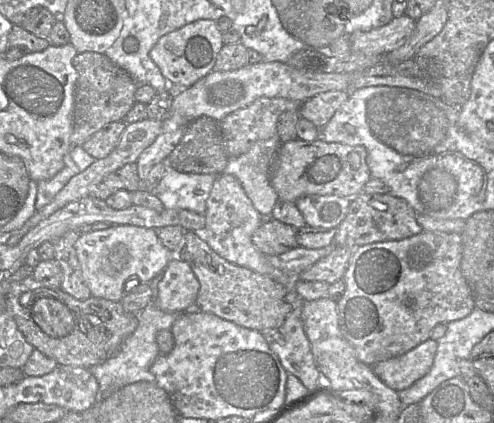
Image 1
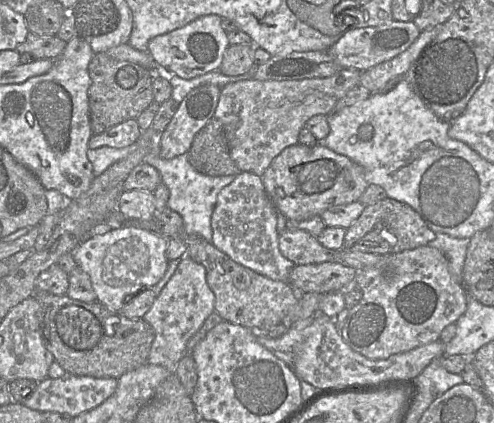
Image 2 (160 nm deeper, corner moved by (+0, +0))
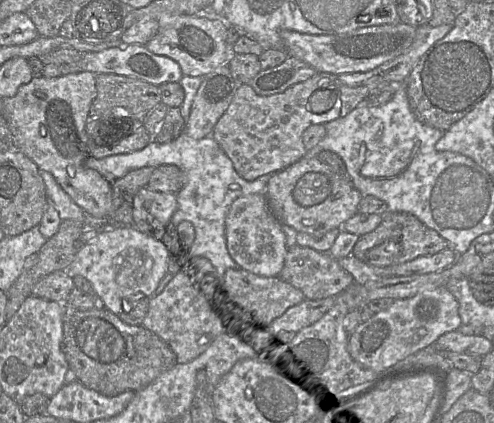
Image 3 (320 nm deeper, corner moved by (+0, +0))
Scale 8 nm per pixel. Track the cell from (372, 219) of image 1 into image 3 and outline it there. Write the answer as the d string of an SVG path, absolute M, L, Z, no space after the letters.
M387 212L379 226L359 237L352 254L361 261L377 267L386 267L411 261L420 256L431 256L448 248L448 242L435 230L407 212Z

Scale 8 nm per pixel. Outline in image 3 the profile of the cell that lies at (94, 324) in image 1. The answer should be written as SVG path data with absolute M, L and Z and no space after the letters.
M65 304L62 349L69 369L76 374L77 381L108 397L126 391L140 391L178 363L174 351L157 334L143 325L125 323L120 316L106 308L80 310Z

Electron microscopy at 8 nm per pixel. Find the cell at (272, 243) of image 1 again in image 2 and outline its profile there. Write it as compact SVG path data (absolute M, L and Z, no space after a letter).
M287 228L279 233L281 253L295 265L336 262L337 250L325 248L317 237L300 230Z

